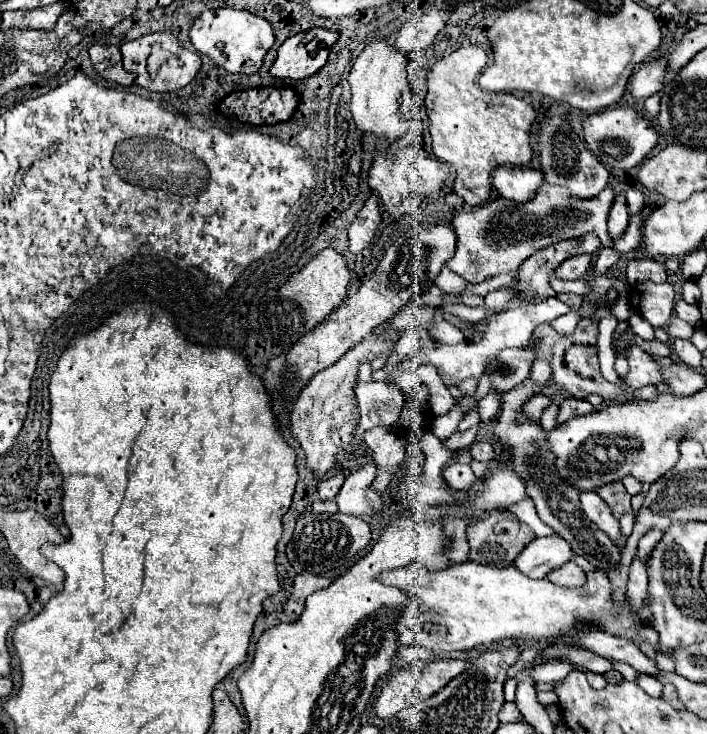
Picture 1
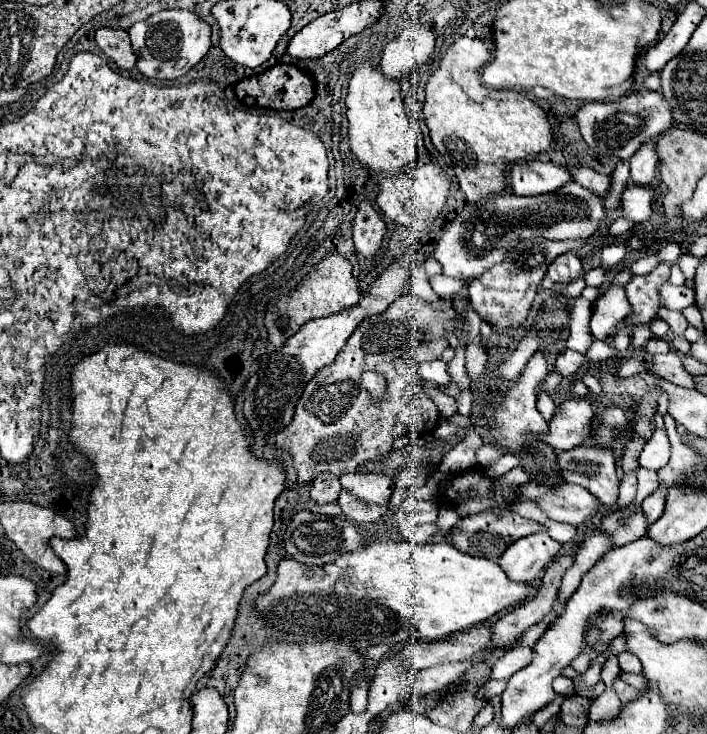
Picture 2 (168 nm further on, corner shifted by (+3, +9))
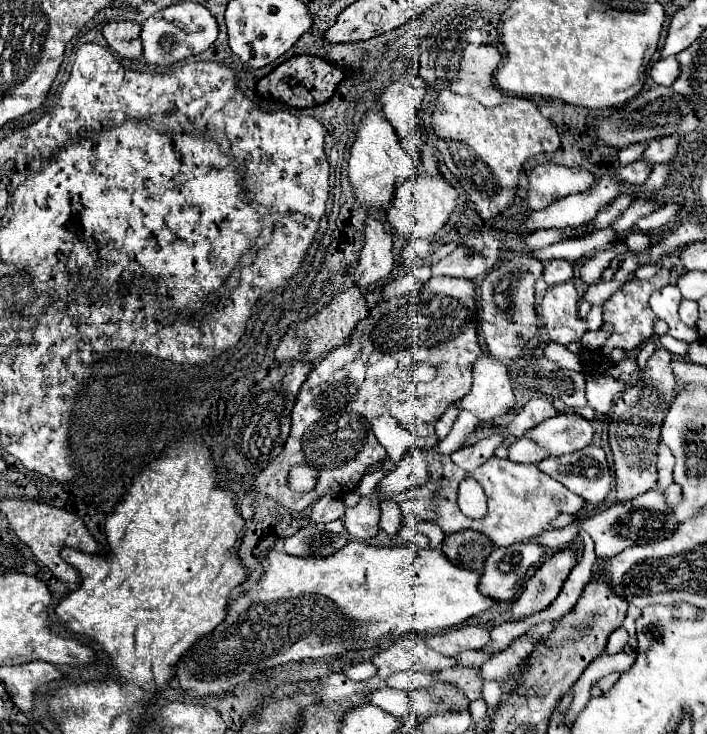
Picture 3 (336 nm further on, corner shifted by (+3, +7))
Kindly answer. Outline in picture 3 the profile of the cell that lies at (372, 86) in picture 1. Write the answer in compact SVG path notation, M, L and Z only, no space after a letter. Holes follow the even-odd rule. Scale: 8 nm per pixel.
M371 109L363 115L359 135L349 155L349 181L353 187L353 197L359 207L389 209L395 193L395 183L405 181L415 173L413 159L405 153L395 129L385 121L381 109Z

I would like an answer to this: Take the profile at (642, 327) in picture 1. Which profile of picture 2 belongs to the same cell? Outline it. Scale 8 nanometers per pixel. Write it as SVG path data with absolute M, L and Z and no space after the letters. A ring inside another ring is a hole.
M635 325L633 331L631 331L631 343L635 349L641 349L643 343L651 337L651 331L649 331L649 325Z

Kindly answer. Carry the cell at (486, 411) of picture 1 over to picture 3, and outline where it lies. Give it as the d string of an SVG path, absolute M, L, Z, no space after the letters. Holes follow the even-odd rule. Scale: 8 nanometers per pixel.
M573 281L555 285L545 291L541 305L541 319L545 321L545 329L555 343L569 345L579 341L587 331L587 323L577 313L577 289Z

